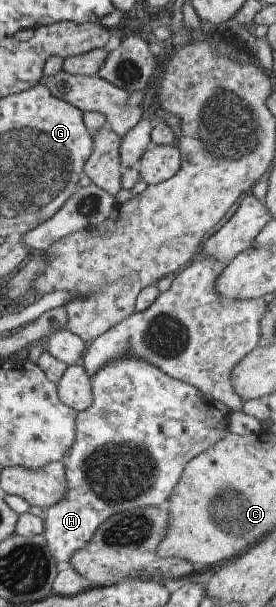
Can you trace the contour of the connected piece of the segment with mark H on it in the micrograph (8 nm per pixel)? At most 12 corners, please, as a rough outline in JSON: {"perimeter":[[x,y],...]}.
{"perimeter":[[136,355],[89,377],[42,533],[60,567],[164,508],[234,412]]}

